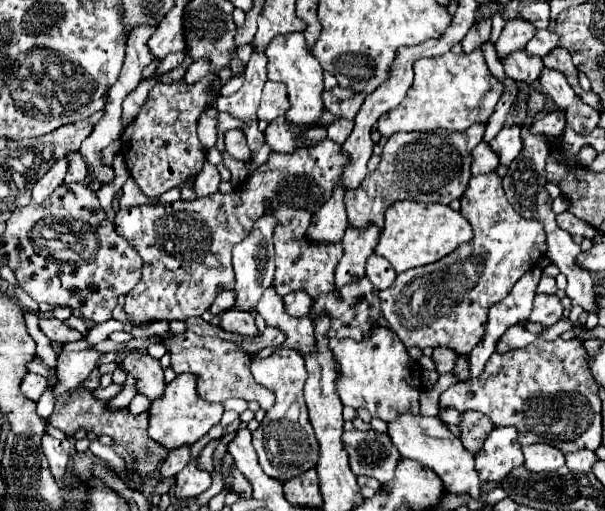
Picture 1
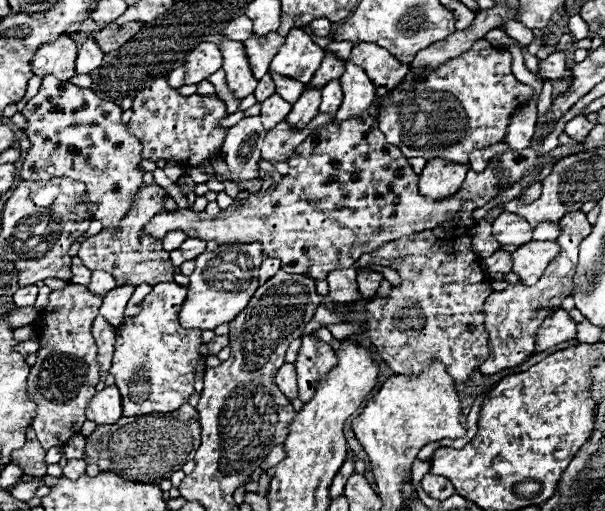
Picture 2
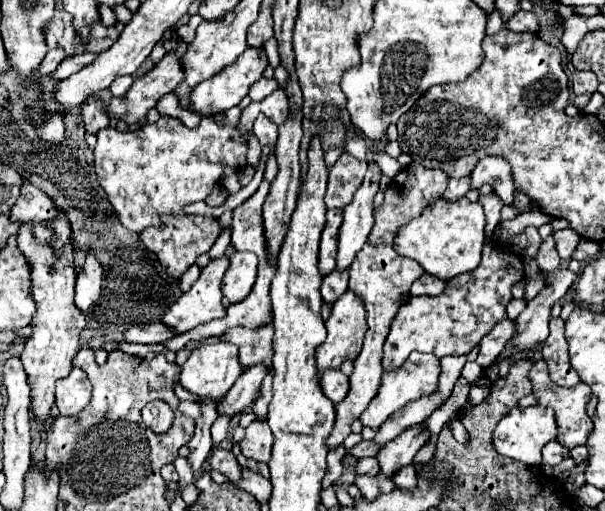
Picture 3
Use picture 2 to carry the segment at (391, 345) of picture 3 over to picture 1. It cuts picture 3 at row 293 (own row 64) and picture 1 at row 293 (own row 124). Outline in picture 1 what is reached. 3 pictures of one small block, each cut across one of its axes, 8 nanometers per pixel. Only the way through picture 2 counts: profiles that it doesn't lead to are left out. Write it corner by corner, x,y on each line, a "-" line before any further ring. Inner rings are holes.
496,172
472,176
466,192
460,198
460,212
464,218
472,224
474,238
454,254
448,254
446,258
422,266
422,268
412,268
394,280
394,286
380,290
380,302
382,302
382,312
396,336
402,340
406,348
418,346
418,348
438,348
446,346
458,354
470,354
470,350
480,342
486,330
486,316
492,304
500,302
502,298
508,296
512,286
530,270
536,266
536,262
546,254
546,234
544,226
538,220
526,220
522,218
506,200
504,190
502,190
502,178

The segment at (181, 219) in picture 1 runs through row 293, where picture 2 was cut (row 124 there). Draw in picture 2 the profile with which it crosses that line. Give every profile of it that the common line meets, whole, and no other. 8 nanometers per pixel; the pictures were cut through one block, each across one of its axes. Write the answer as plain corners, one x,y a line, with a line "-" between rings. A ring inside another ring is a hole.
162,76
158,80
154,80
154,84
150,88
144,88
138,92
138,96
134,98
132,104
132,118
130,118
130,134
142,138
142,156
146,160
158,162
158,160
174,160
180,166
202,166
204,162
212,160
224,144
224,138
228,134
228,128
220,126
220,120
226,118
226,106
220,98
216,96
200,96
200,94
192,94
192,96
182,96
178,92
178,88
170,88
168,86
168,78
-
318,114
314,116
304,128
296,130
292,128
286,120
278,122
278,126
274,126
270,132
268,132
268,140
264,144
264,150
262,150
262,156
260,156
260,162
268,162
268,164
276,164
276,162
286,162
290,158
290,154
296,150
298,144
302,144
316,128
322,128
326,124
334,122
334,116
332,114

